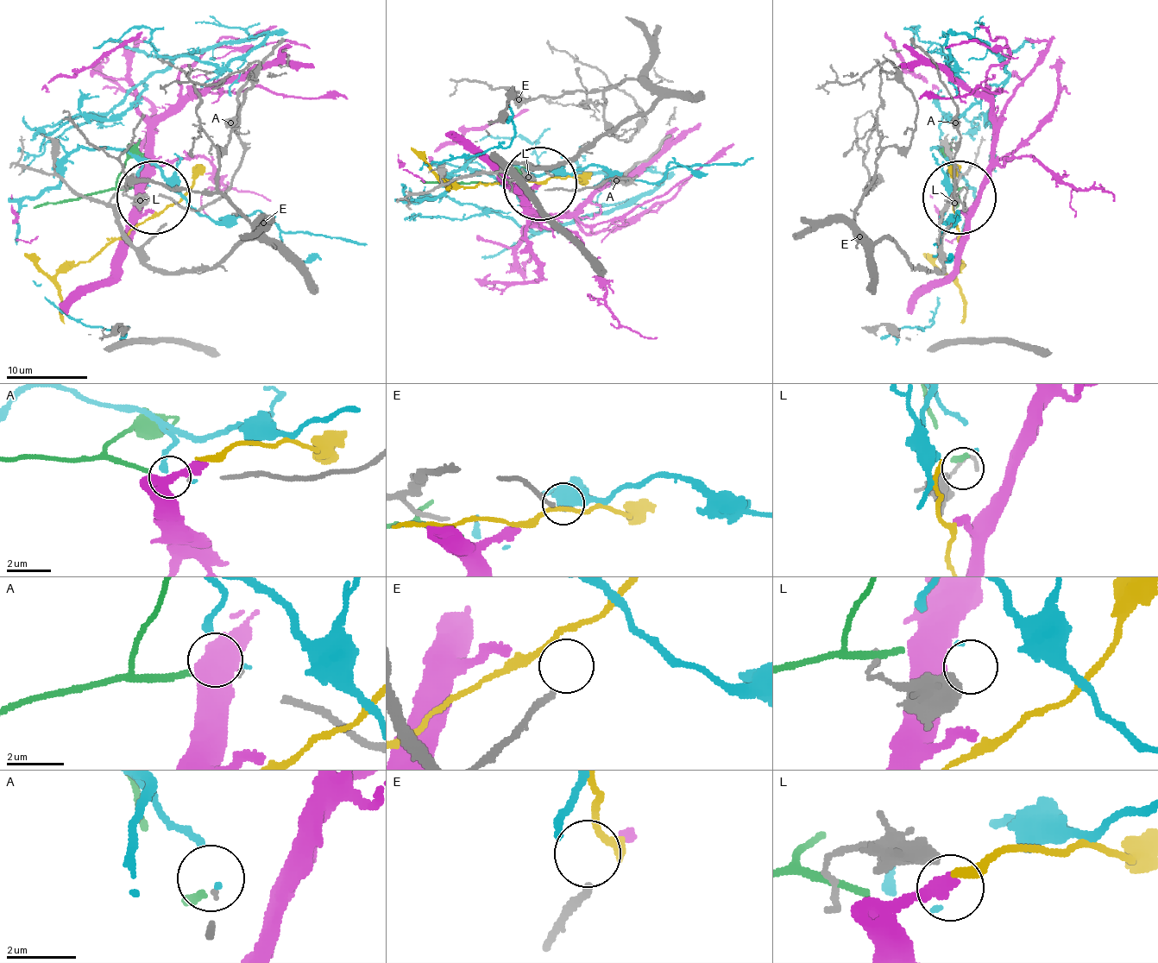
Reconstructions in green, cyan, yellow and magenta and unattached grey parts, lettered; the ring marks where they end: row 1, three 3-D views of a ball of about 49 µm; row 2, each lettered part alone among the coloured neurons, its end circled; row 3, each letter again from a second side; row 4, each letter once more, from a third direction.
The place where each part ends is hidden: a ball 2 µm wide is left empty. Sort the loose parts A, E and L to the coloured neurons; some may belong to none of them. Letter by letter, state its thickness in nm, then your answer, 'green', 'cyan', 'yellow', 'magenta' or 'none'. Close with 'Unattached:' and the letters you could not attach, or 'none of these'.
A: 80 nm thick; green
E: 200 nm thick; none
L: 600 nm thick; cyan
Unattached: E

